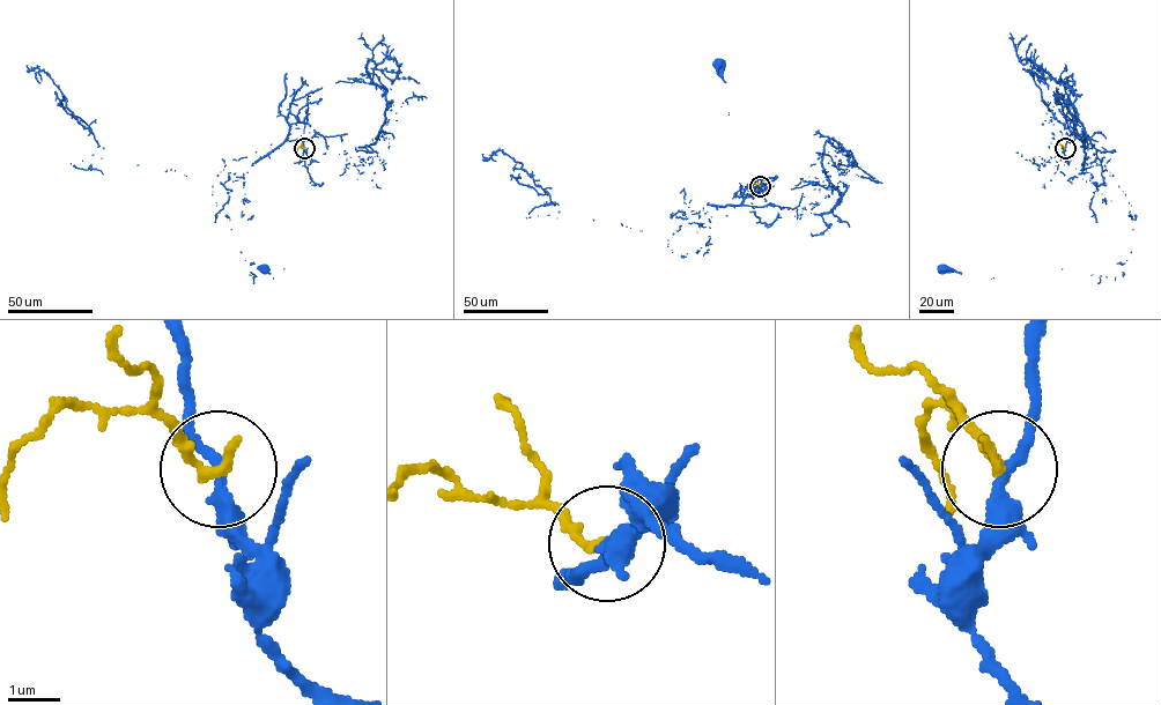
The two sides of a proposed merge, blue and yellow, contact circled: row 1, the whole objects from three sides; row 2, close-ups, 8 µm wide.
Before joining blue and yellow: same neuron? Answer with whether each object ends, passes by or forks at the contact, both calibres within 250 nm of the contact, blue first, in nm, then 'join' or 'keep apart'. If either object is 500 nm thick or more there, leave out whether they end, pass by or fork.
blue passes by | yellow ends | 280/240 nm | keep apart

